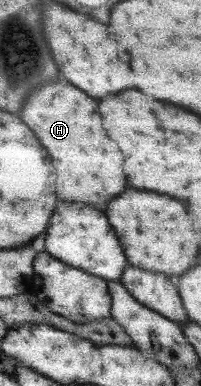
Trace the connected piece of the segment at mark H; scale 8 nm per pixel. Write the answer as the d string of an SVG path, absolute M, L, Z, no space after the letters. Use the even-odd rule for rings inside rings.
M52 81L38 87L22 107L20 119L52 157L52 167L56 169L56 197L60 201L102 209L114 195L126 189L122 155L100 127L96 101L68 81Z

